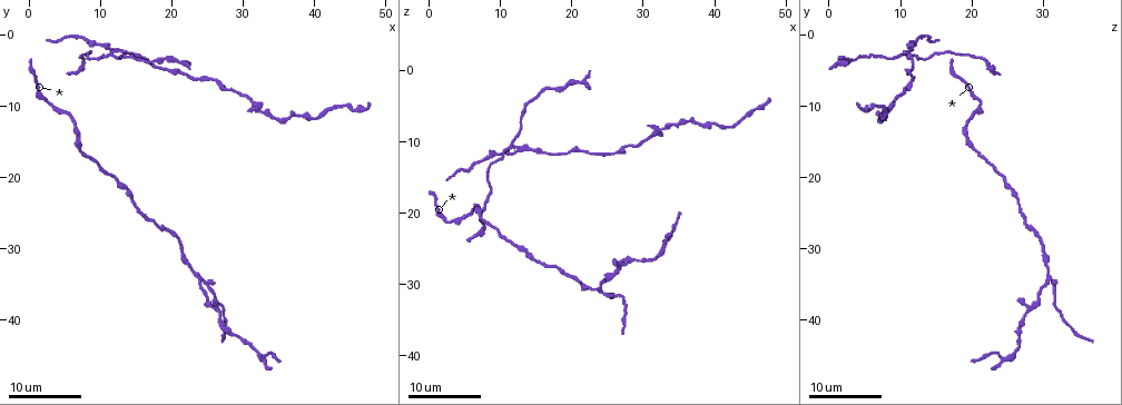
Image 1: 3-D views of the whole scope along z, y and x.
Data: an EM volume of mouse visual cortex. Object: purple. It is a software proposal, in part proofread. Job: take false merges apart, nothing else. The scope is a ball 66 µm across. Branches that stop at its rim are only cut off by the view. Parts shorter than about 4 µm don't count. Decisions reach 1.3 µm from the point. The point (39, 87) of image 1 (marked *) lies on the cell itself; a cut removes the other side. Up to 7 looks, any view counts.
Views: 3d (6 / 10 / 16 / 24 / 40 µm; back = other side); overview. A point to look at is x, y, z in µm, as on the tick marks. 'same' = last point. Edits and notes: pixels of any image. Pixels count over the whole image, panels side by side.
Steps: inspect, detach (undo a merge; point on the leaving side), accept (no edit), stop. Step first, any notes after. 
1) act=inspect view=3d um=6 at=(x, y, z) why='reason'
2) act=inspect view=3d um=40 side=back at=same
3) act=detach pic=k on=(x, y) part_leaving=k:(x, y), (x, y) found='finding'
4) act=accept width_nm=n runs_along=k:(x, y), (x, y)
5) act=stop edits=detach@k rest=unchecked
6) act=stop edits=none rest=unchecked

act=inspect view=3d um=24 at=(7.0, 15.5, 20.0) why='sudden change in width'

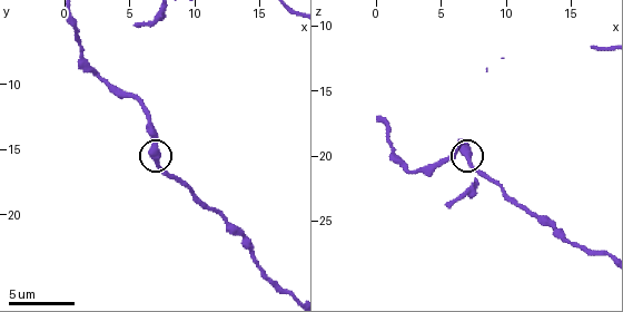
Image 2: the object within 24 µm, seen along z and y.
act=inspect view=3d um=6 at=(6.8, 15.6, 20.0)

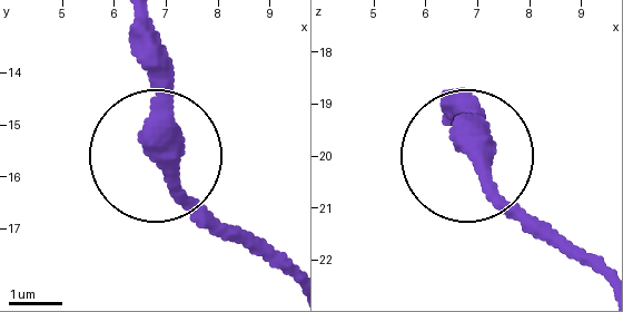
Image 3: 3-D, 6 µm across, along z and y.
act=accept width_nm=400 runs_along=3:(141, 23), (159, 156), (229, 232) found='all the same cell'

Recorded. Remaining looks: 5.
act=inspect view=3d um=24 at=(12.5, 2.5, 11.0) why='arms part here'

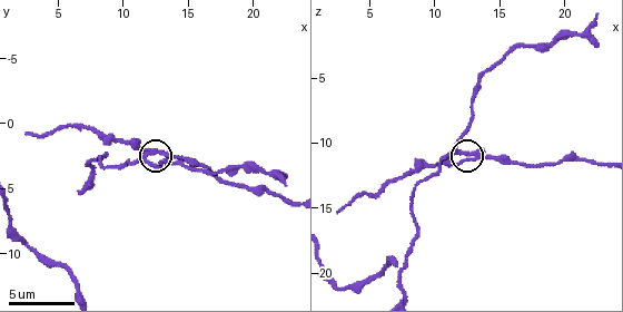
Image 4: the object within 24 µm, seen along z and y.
act=inspect view=3d um=10 at=(12.2, 2.4, 10.8) why='closer look'

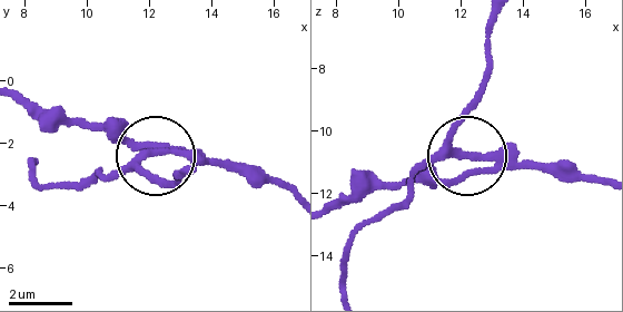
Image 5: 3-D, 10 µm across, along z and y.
act=detach pic=5 on=(144, 158) part_leaving=5:(191, 153), (162, 153), (138, 168), (167, 184), (180, 174) found='two cells meet here'

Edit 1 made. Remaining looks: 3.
act=inspect view=3d um=16 at=(24.0, 34.5, 31.0) why='three-way junction'

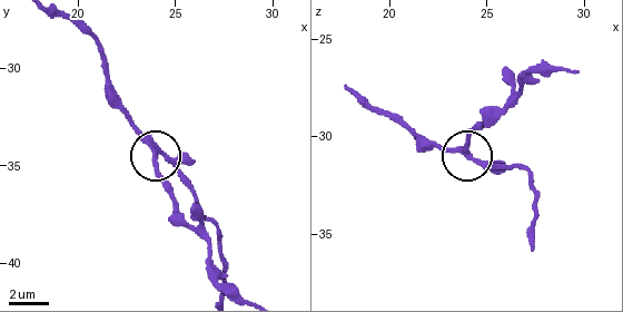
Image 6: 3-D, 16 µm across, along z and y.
act=inspect view=3d um=10 at=(24.1, 34.6, 30.9)

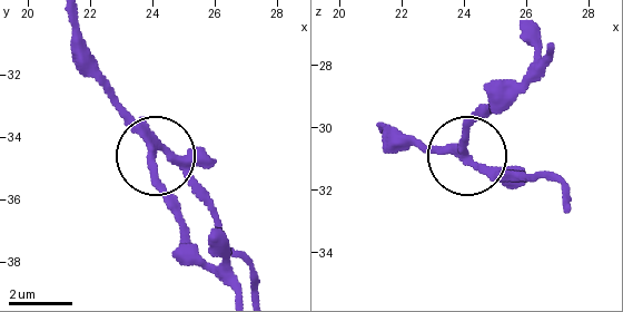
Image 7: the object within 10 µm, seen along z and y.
act=inspect view=3d um=10 side=back at=(24.0, 34.5, 30.8) why='other side'

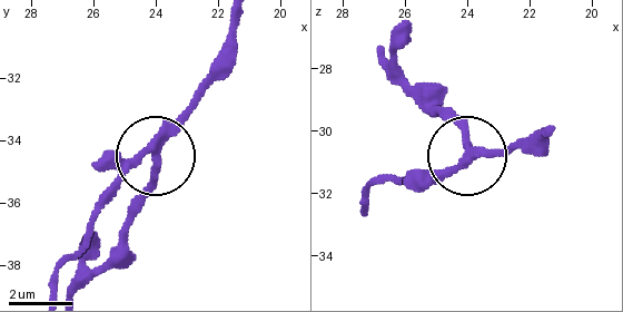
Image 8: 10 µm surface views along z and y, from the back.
act=detach pic=8 on=(116, 155) arms=3 part_leaving=8:(155, 144), (109, 197), (53, 293) found='a second cell is stuck on'

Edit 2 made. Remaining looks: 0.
act=stop edits=detach@5,detach@8 rest=unchecked

